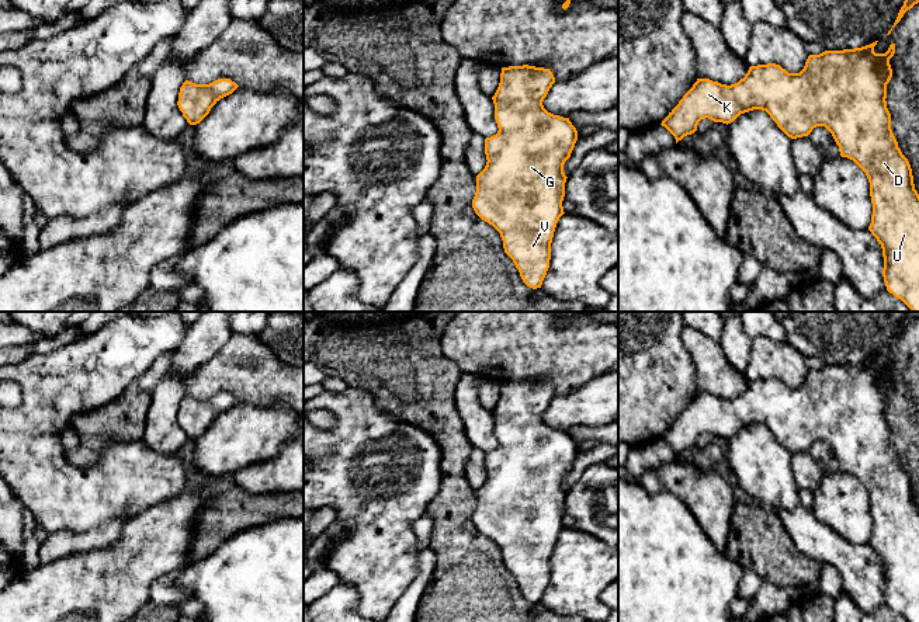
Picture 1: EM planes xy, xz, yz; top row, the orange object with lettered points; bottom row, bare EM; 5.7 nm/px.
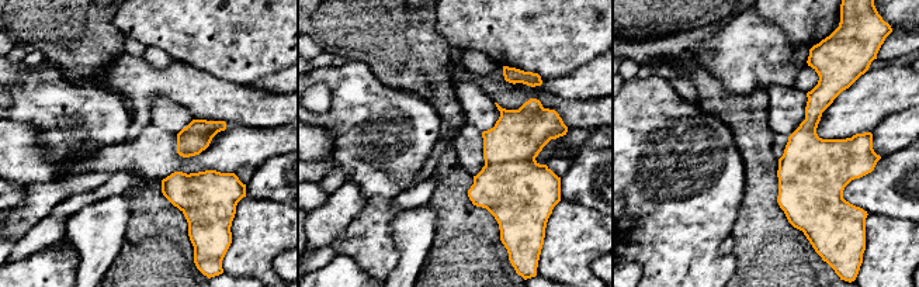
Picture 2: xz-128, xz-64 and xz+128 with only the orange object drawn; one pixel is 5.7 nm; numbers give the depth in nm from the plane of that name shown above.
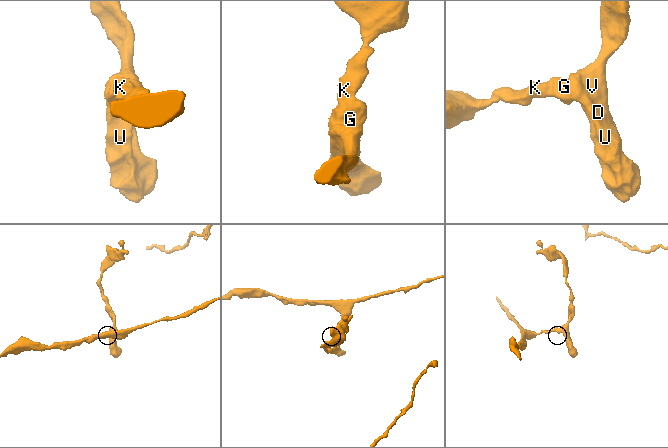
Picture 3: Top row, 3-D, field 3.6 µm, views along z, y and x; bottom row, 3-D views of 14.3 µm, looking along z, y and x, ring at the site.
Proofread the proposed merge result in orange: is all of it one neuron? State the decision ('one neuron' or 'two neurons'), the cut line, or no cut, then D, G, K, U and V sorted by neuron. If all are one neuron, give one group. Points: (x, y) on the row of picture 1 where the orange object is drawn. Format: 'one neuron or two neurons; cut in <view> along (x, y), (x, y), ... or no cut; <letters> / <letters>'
one neuron; no cut; D G K U V

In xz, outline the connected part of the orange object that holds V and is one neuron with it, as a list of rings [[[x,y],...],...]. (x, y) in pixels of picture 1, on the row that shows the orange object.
[[[528,65],[502,67],[500,83],[492,97],[499,131],[485,139],[488,161],[476,176],[472,199],[475,213],[500,233],[504,253],[533,289],[541,288],[549,268],[554,232],[565,213],[562,201],[568,177],[563,164],[578,140],[569,118],[554,115],[542,105],[554,83],[549,69]]]

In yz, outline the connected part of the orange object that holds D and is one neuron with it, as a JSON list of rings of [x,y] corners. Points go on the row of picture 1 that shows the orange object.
[[[877,42],[809,55],[800,73],[788,73],[780,65],[767,63],[750,66],[745,77],[731,86],[697,79],[660,125],[674,136],[676,143],[694,133],[704,118],[728,125],[753,110],[766,111],[791,139],[808,136],[814,128],[825,126],[839,146],[840,156],[853,160],[868,178],[873,204],[868,230],[882,249],[887,291],[911,312],[919,312],[919,194],[911,164],[892,133],[885,101],[895,44],[885,53],[875,53]]]

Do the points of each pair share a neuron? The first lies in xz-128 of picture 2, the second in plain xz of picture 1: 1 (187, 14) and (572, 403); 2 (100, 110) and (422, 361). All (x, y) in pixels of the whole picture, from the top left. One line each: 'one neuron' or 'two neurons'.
1: two neurons
2: two neurons

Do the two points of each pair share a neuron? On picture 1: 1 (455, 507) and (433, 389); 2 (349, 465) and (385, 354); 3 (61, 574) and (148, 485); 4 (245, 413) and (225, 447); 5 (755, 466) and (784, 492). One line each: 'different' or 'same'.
1: same
2: different
3: different
4: same
5: same

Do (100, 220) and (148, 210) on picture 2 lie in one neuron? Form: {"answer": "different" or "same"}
{"answer": "different"}

